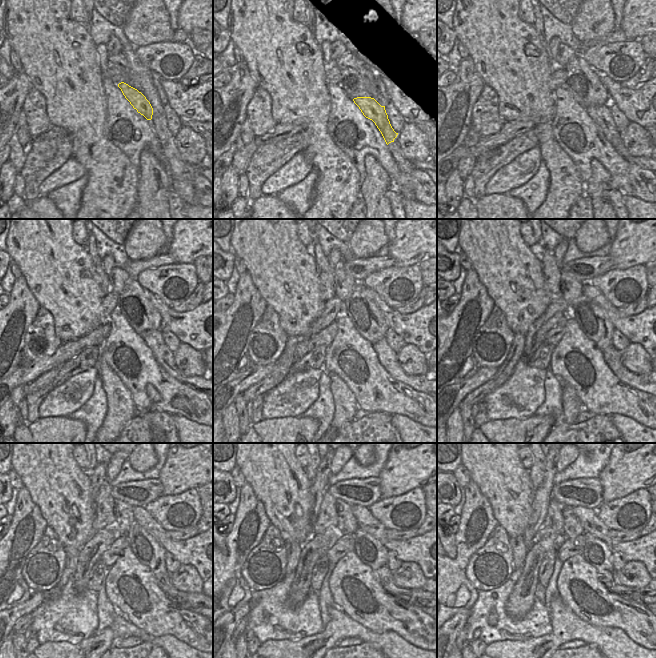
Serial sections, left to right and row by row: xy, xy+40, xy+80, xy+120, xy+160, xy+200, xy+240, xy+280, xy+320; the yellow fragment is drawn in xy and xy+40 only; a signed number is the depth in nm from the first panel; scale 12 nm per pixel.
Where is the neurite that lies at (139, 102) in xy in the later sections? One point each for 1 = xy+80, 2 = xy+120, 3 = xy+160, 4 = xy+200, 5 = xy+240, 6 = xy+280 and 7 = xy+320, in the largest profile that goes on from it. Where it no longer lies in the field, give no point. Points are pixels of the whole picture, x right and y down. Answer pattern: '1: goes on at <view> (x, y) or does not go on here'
1: goes on at xy+80 (601, 115)
2: goes on at xy+120 (153, 338)
3: goes on at xy+160 (387, 357)
4: goes on at xy+200 (612, 356)
5: goes on at xy+240 (192, 601)
6: goes on at xy+280 (416, 597)
7: goes on at xy+320 (639, 595)

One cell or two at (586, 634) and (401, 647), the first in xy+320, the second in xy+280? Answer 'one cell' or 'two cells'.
one cell

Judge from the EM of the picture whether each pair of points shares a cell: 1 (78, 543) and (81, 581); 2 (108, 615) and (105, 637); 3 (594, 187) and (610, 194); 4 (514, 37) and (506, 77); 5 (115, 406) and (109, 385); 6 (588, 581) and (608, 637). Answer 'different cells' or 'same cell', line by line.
1: different cells
2: different cells
3: different cells
4: same cell
5: same cell
6: different cells

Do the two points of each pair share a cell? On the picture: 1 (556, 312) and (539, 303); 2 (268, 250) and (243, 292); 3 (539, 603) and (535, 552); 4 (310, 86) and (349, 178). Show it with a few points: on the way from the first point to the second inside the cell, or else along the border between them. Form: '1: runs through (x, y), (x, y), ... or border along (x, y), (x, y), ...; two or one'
1: border along (550, 302), (547, 308), (531, 325); two
2: border along (246, 271), (251, 278), (252, 284), (264, 299); two
3: border along (538, 582), (535, 588), (535, 600), (531, 607); two
4: runs through (317, 109), (318, 139), (321, 150), (326, 155); one

